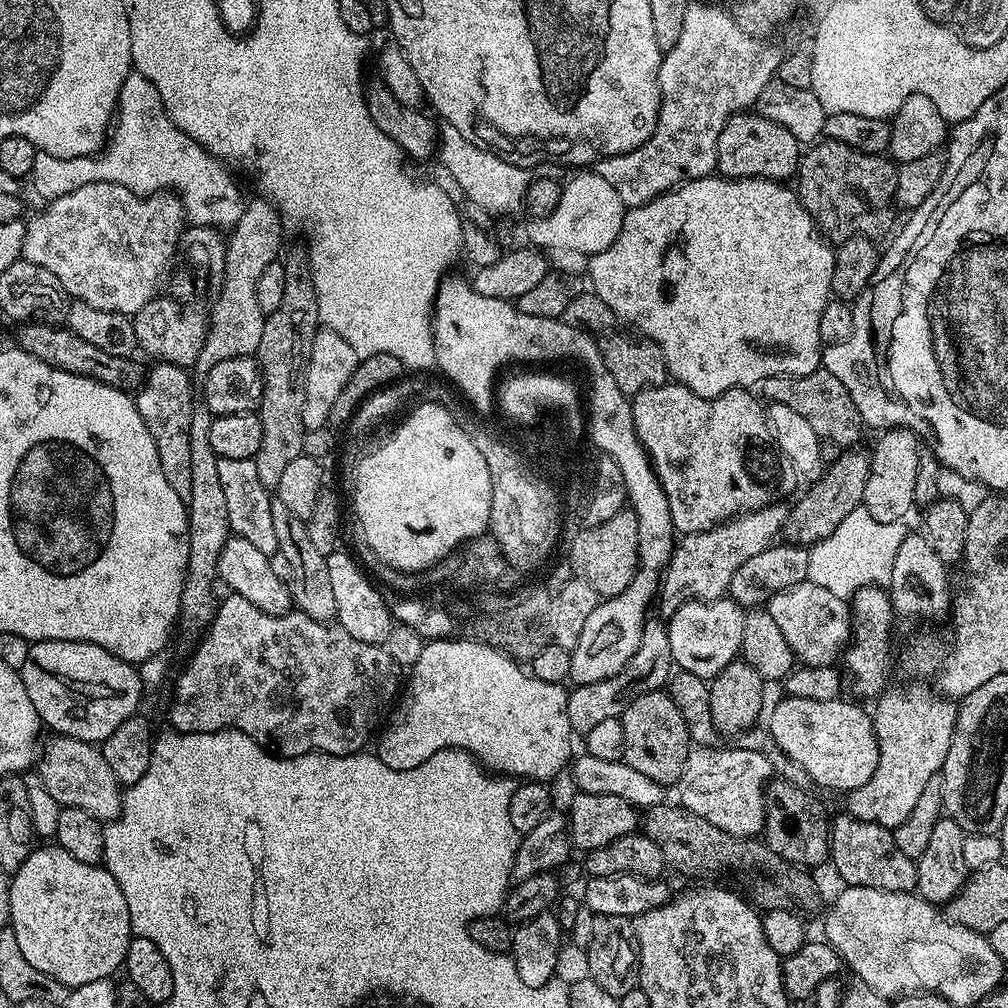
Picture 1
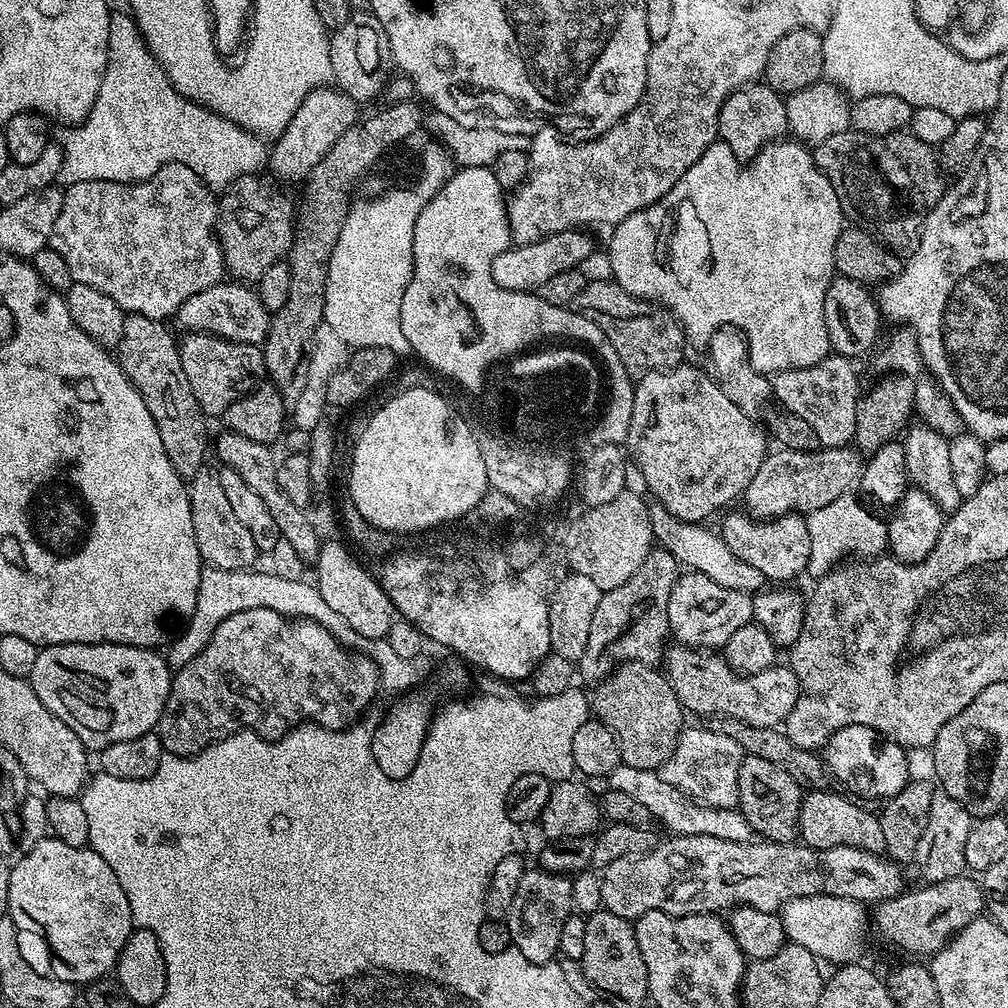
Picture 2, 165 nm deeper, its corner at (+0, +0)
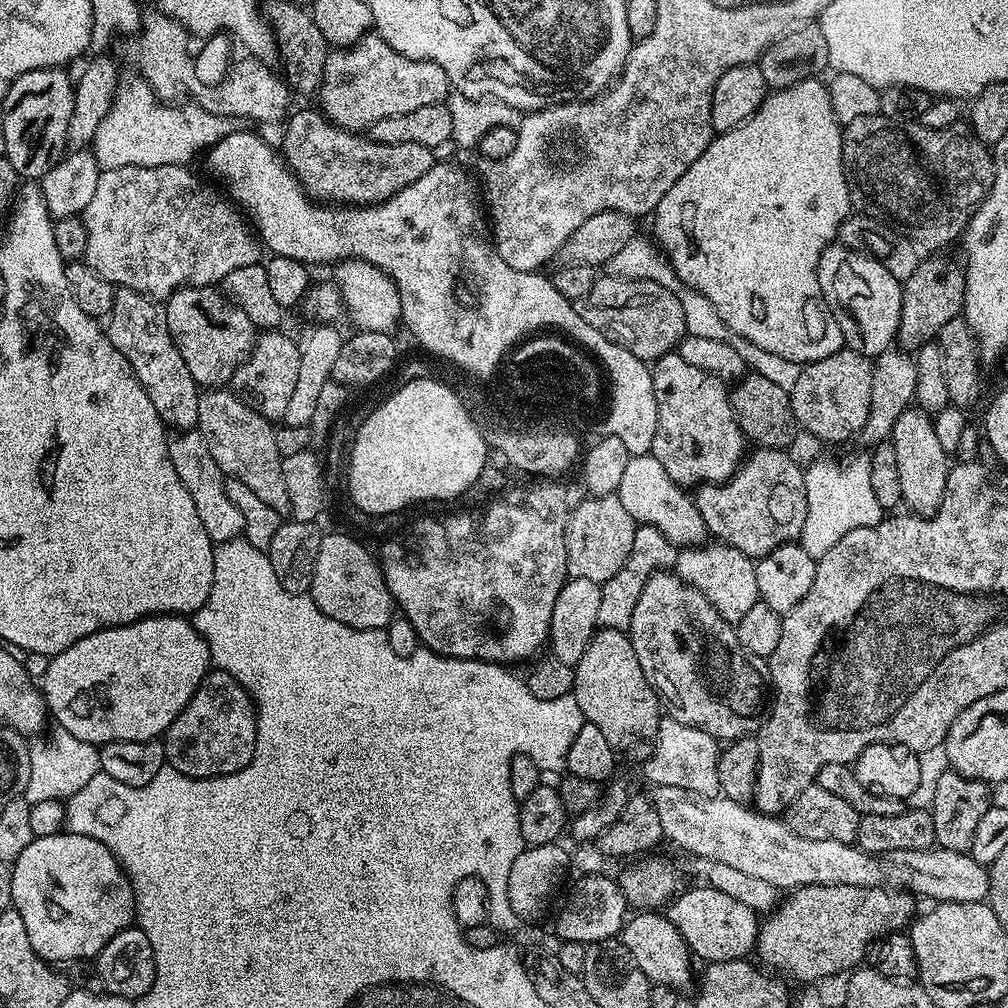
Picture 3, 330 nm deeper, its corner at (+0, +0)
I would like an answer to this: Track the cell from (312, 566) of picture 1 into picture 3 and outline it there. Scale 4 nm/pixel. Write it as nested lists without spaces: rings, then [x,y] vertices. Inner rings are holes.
[[[221,386],[201,391],[196,428],[206,438],[206,446],[210,446],[210,454],[214,454],[214,462],[218,462],[225,477],[254,490],[281,518],[291,517],[290,494],[286,494],[286,478],[282,478],[282,458],[274,442],[273,421],[255,412],[235,392]]]

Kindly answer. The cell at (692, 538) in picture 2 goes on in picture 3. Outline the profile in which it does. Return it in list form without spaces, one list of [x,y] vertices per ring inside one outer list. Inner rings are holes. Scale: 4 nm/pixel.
[[[651,453],[629,457],[617,496],[639,525],[658,528],[677,548],[698,546],[707,539],[705,522],[695,499],[669,477]]]

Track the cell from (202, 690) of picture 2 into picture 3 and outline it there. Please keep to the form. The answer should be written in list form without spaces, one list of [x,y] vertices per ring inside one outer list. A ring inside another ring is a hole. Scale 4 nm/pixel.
[[[209,671],[194,698],[174,718],[162,737],[167,767],[199,780],[242,770],[252,761],[256,745],[256,705],[248,691],[228,672]]]

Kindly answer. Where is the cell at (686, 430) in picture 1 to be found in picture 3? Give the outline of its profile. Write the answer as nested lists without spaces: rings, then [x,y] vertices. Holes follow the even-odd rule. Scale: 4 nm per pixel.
[[[676,350],[655,361],[652,381],[658,406],[658,430],[654,434],[651,455],[685,490],[729,480],[745,459],[746,439],[736,421],[725,381],[706,370],[698,370],[698,366],[690,366]]]

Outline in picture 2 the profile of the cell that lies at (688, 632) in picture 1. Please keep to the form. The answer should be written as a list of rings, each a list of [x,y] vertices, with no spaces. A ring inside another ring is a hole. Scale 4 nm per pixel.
[[[691,570],[676,577],[668,603],[668,630],[675,639],[676,636],[680,639],[677,641],[681,645],[697,650],[720,650],[741,626],[750,623],[753,618],[749,593],[728,590],[706,574]]]

